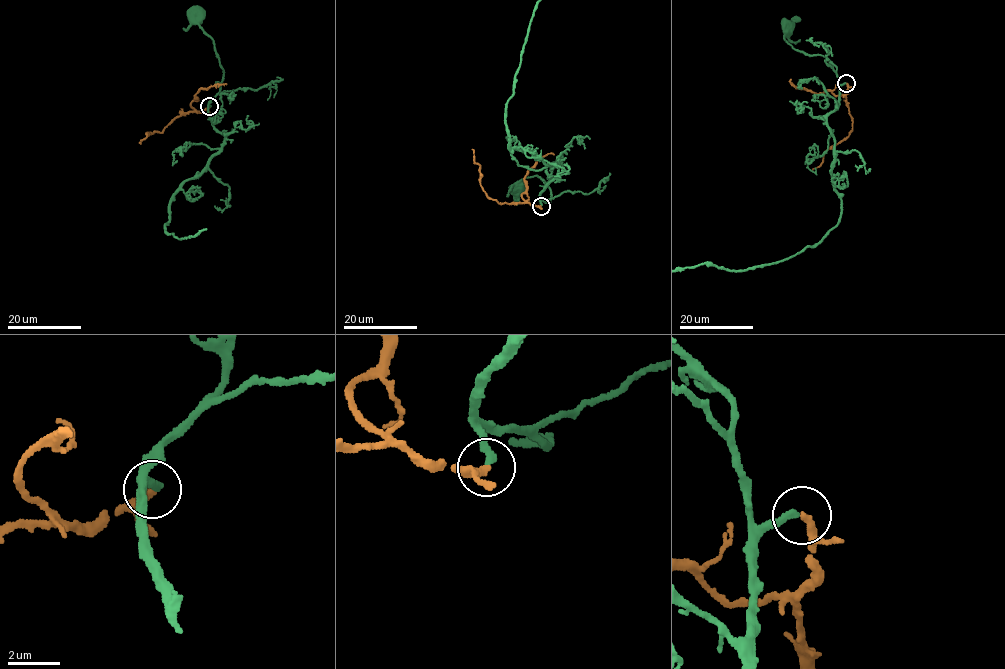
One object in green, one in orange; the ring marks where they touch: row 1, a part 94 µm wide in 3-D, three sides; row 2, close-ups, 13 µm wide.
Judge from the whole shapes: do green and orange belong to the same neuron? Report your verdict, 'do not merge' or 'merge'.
merge

